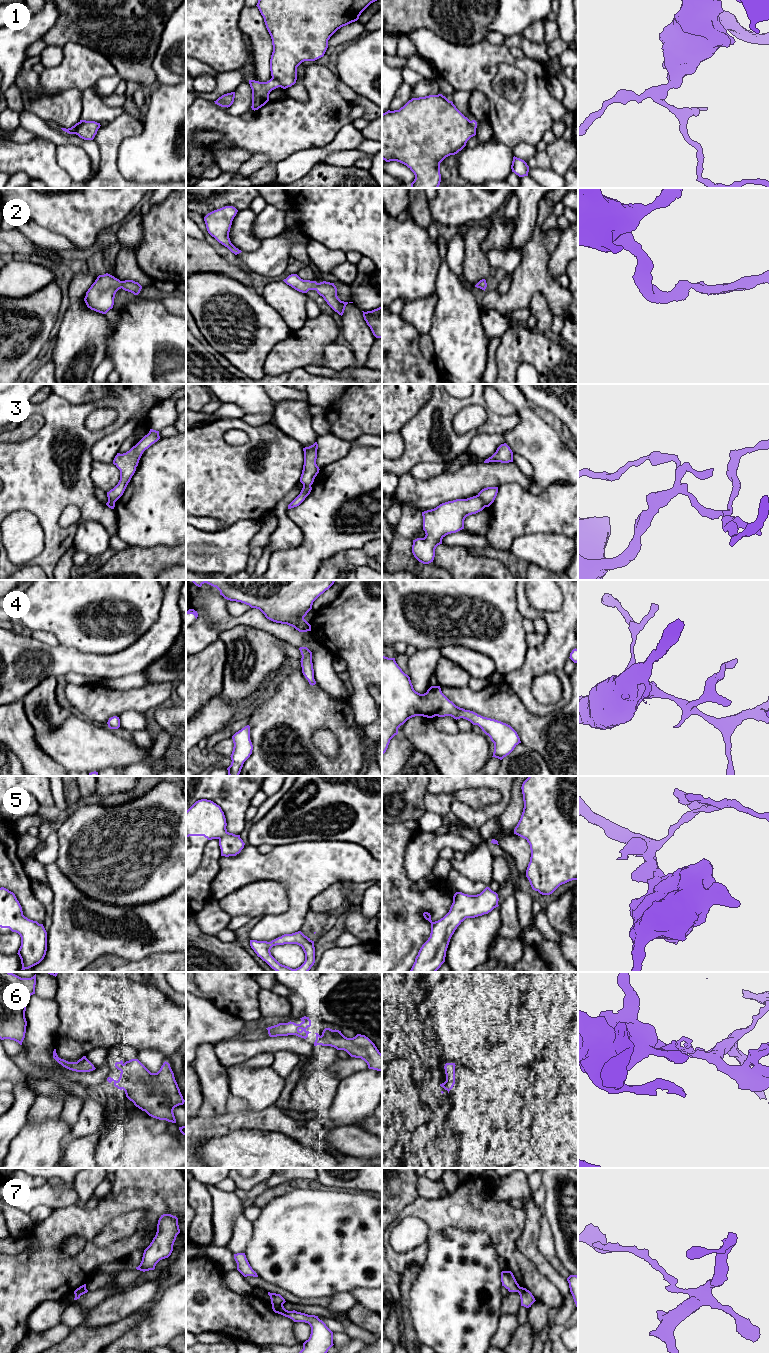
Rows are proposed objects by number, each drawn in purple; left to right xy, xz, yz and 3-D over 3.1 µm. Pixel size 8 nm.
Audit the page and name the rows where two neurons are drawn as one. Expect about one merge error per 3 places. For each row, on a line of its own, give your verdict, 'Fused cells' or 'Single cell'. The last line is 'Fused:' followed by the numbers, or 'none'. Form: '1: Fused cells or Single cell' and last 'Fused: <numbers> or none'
1: Fused cells
2: Single cell
3: Fused cells
4: Single cell
5: Single cell
6: Single cell
7: Fused cells
Fused: 1, 3, 7

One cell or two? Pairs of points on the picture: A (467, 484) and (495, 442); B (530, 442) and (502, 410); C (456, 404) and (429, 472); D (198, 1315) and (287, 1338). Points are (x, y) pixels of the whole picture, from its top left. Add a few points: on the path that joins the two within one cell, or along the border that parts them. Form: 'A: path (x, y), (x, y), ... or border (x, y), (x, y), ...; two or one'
A: border (476, 462), (483, 463); two
B: border (500, 394), (518, 412); two
C: border (446, 462), (419, 462), (410, 471); two
D: path (220, 1315), (252, 1315), (265, 1325); one

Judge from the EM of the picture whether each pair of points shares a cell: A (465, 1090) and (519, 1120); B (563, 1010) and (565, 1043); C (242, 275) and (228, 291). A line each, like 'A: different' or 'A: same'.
A: different
B: different
C: different

